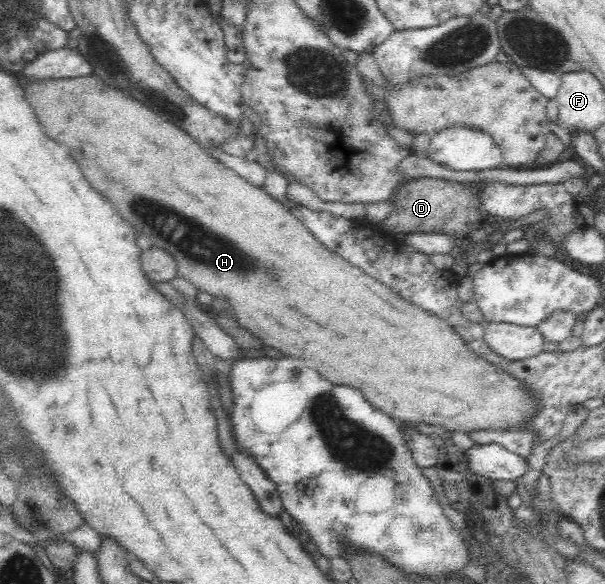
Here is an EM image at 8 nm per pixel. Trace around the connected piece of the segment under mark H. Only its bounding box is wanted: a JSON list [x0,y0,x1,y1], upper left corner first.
[24,74,543,434]

